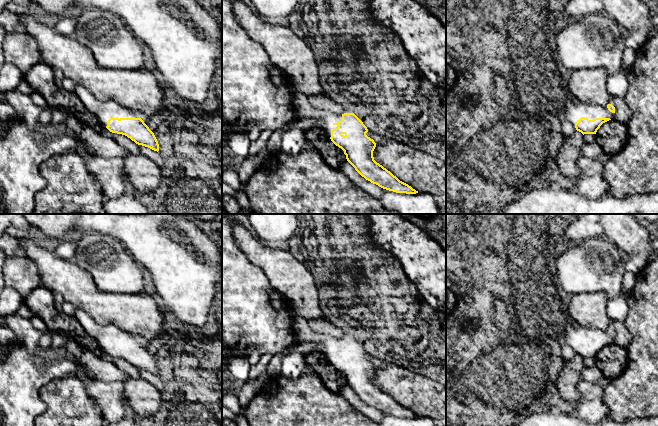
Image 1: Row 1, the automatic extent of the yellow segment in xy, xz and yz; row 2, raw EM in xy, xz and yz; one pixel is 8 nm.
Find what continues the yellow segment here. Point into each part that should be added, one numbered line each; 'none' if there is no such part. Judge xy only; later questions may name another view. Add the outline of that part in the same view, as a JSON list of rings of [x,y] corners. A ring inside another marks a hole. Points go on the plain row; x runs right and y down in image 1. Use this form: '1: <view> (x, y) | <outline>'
1: xy (103, 334) | [[[79,308],[76,309],[73,316],[78,320],[86,333],[91,336],[105,352],[110,342],[141,342],[147,349],[147,341],[144,338],[122,330],[113,324],[100,325],[92,316]]]

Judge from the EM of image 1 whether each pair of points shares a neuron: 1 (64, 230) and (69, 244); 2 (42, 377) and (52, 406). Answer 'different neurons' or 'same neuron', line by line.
1: different neurons
2: different neurons

